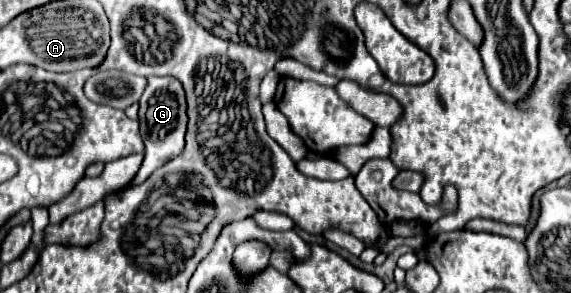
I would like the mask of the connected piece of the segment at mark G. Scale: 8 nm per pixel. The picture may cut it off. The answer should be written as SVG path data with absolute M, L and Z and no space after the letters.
M149 77L145 93L139 101L139 125L141 125L141 137L145 143L145 159L137 173L137 177L131 181L131 185L143 183L157 167L165 165L173 157L177 157L185 147L185 131L187 131L187 103L183 87L173 77Z

